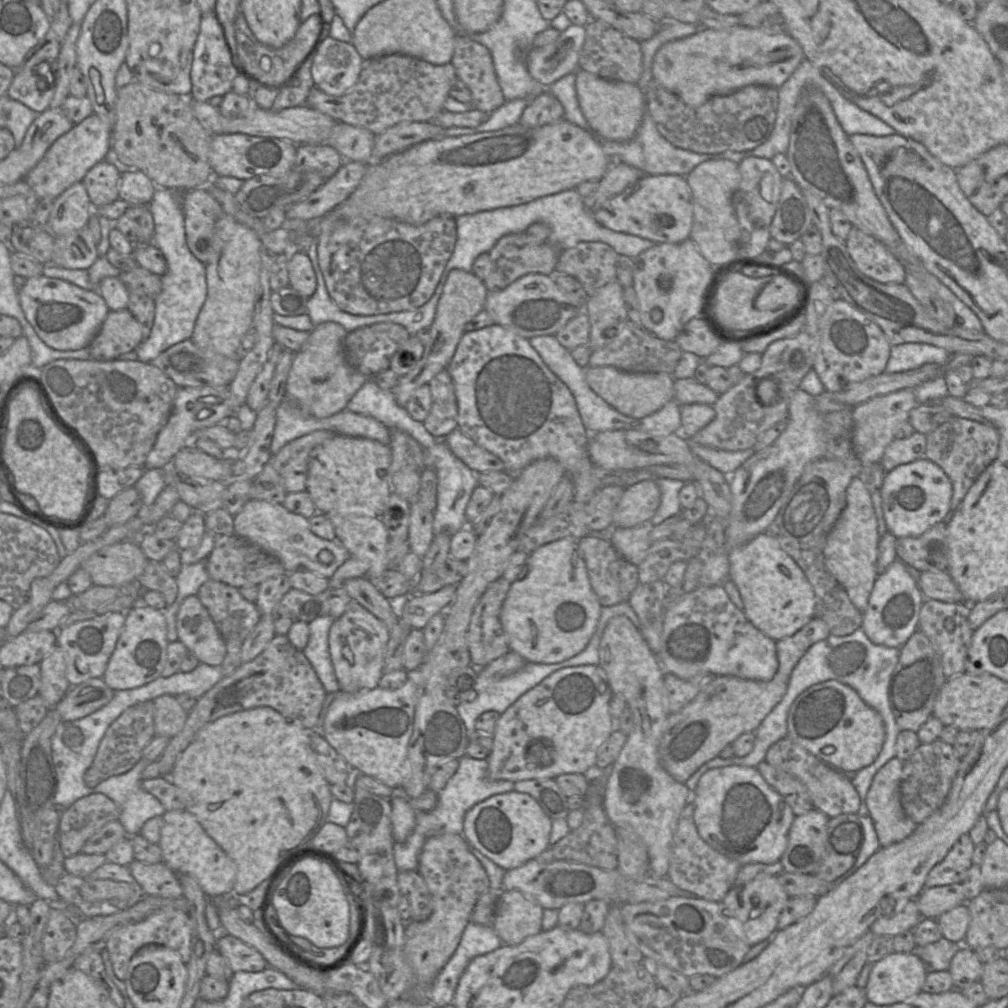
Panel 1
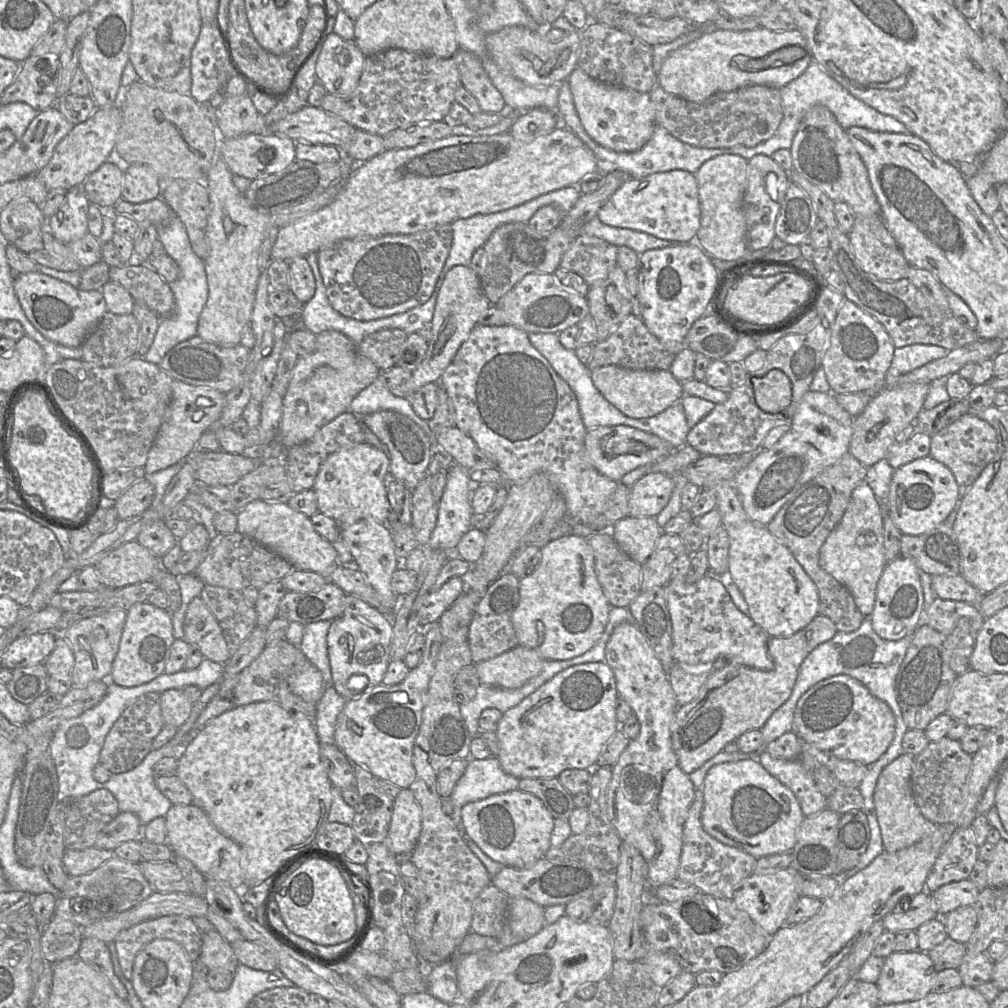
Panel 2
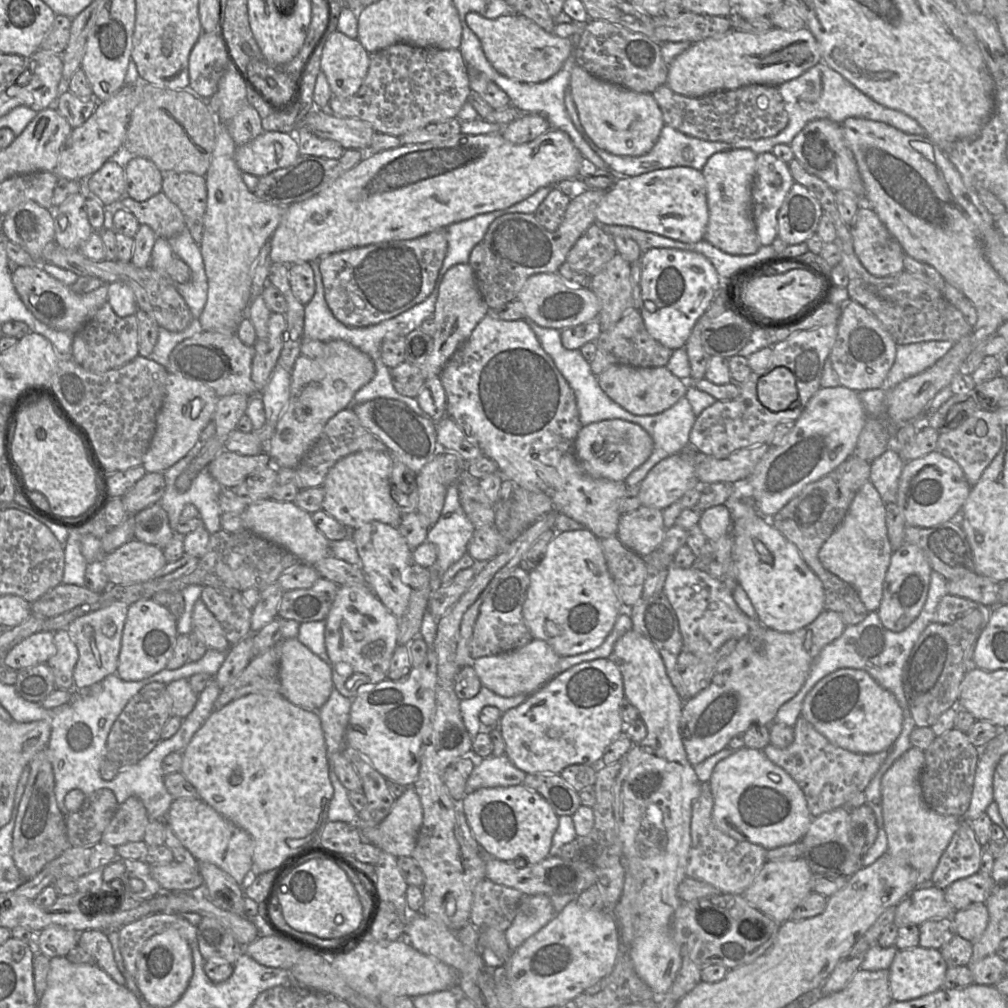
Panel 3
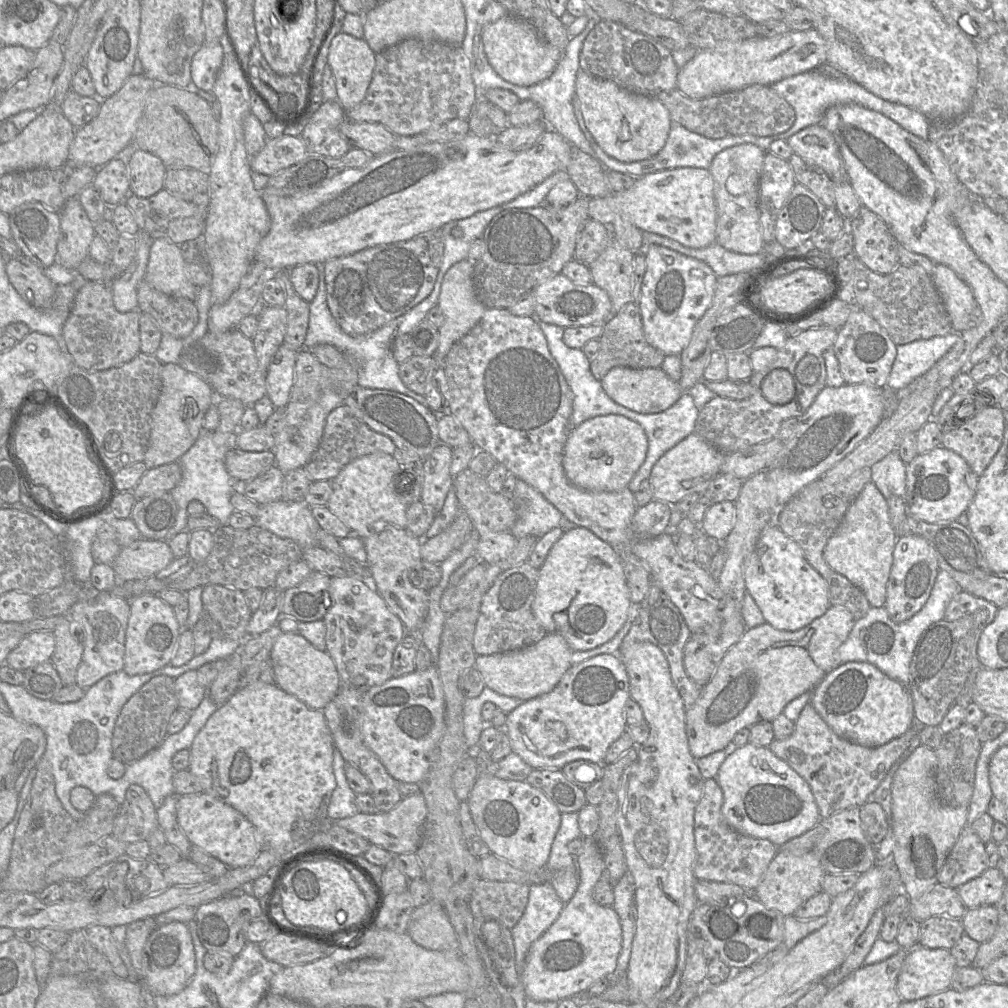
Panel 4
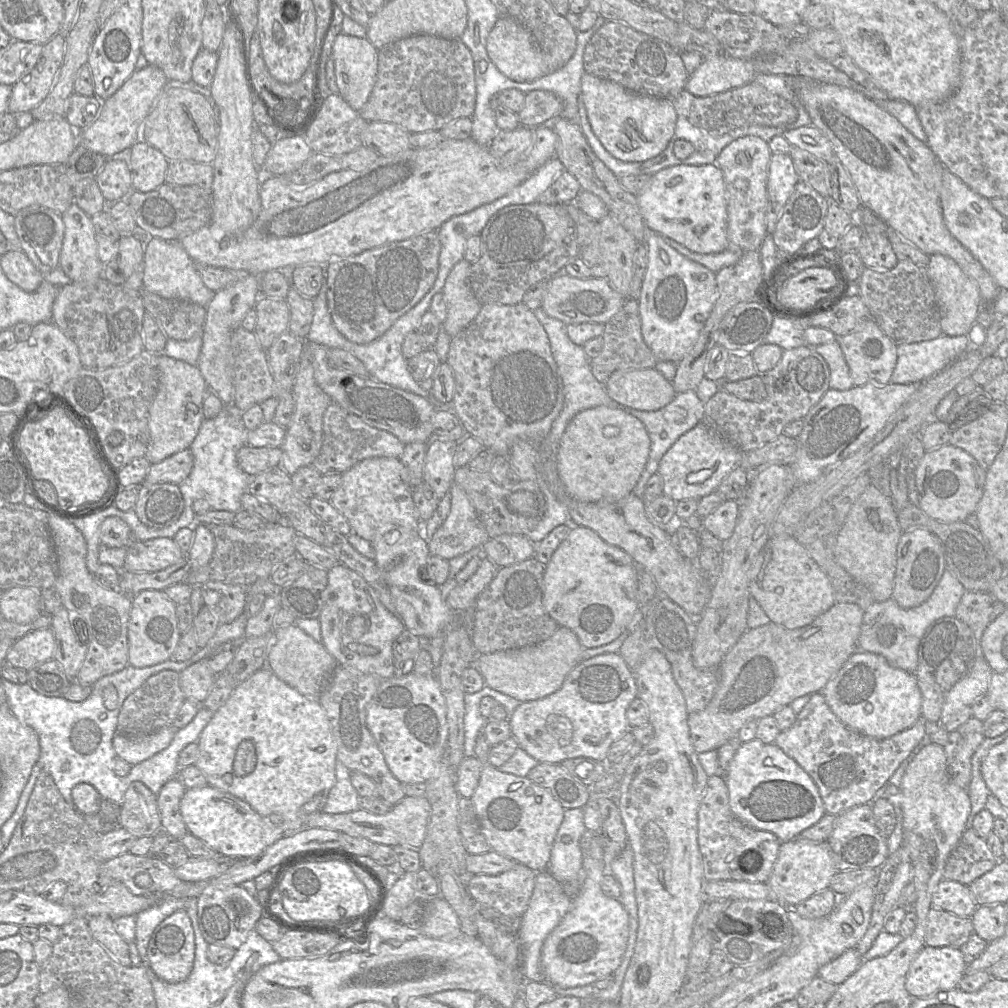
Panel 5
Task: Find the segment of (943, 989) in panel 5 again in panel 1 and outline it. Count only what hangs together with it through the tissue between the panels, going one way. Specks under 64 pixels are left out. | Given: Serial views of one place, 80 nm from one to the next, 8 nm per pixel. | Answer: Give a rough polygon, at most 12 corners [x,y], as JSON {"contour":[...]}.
{"contour":[[914,953],[873,963],[868,1002],[892,1005],[922,992],[927,972]]}

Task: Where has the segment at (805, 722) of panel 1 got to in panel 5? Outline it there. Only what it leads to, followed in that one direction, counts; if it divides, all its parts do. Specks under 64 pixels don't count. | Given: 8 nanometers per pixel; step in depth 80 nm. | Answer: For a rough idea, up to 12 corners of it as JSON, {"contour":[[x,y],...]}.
{"contour":[[857,650],[821,691],[885,739],[922,717],[915,674]]}

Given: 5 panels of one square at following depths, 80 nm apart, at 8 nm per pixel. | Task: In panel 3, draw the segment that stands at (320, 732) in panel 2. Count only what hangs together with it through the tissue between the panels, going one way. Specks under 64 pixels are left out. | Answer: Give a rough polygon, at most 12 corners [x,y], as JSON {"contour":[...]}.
{"contour":[[333,687],[317,712],[328,754],[344,749],[351,702]]}

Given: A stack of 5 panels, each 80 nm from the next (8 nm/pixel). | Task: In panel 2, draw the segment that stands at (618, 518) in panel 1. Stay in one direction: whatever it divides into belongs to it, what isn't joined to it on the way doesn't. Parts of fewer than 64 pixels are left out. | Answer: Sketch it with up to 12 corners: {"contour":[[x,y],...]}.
{"contour":[[650,472],[630,487],[628,516],[656,517],[675,487]]}

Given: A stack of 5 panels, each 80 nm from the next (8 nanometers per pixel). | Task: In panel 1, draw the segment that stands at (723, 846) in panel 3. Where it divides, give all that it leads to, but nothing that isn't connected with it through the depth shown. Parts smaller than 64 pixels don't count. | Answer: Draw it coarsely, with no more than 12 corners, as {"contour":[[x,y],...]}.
{"contour":[[694,803],[681,814],[666,878],[721,902],[741,865],[700,837]]}

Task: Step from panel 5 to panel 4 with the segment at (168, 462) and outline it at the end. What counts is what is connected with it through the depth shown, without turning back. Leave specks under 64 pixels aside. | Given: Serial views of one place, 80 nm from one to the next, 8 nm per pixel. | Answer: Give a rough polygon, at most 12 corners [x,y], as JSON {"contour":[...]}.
{"contour":[[177,461],[147,469],[132,492],[139,500],[170,491],[181,477]]}

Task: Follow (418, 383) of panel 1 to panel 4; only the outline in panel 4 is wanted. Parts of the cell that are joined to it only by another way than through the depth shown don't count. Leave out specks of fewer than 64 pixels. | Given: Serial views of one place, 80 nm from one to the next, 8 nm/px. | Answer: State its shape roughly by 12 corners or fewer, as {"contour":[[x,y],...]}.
{"contour":[[467,259],[446,272],[438,305],[444,323],[433,357],[439,366],[486,309]]}

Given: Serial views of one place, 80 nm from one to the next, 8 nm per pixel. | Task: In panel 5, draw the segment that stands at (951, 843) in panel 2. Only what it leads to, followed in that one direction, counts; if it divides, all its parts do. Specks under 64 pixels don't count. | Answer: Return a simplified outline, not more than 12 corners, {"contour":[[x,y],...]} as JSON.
{"contour":[[967,828],[943,878],[969,886],[997,863],[986,840]]}

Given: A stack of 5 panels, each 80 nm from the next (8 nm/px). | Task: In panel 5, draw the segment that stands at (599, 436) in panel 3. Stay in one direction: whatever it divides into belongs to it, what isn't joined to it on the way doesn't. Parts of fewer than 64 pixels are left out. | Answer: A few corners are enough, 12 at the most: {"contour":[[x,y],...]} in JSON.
{"contour":[[623,407],[577,413],[557,449],[572,498],[632,493],[650,438]]}

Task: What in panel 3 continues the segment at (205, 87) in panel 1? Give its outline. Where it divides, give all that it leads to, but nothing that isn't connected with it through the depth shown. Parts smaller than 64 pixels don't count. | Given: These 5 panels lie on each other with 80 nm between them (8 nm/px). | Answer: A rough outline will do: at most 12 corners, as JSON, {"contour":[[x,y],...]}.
{"contour":[[219,32],[189,56],[189,86],[211,98],[230,64]]}

